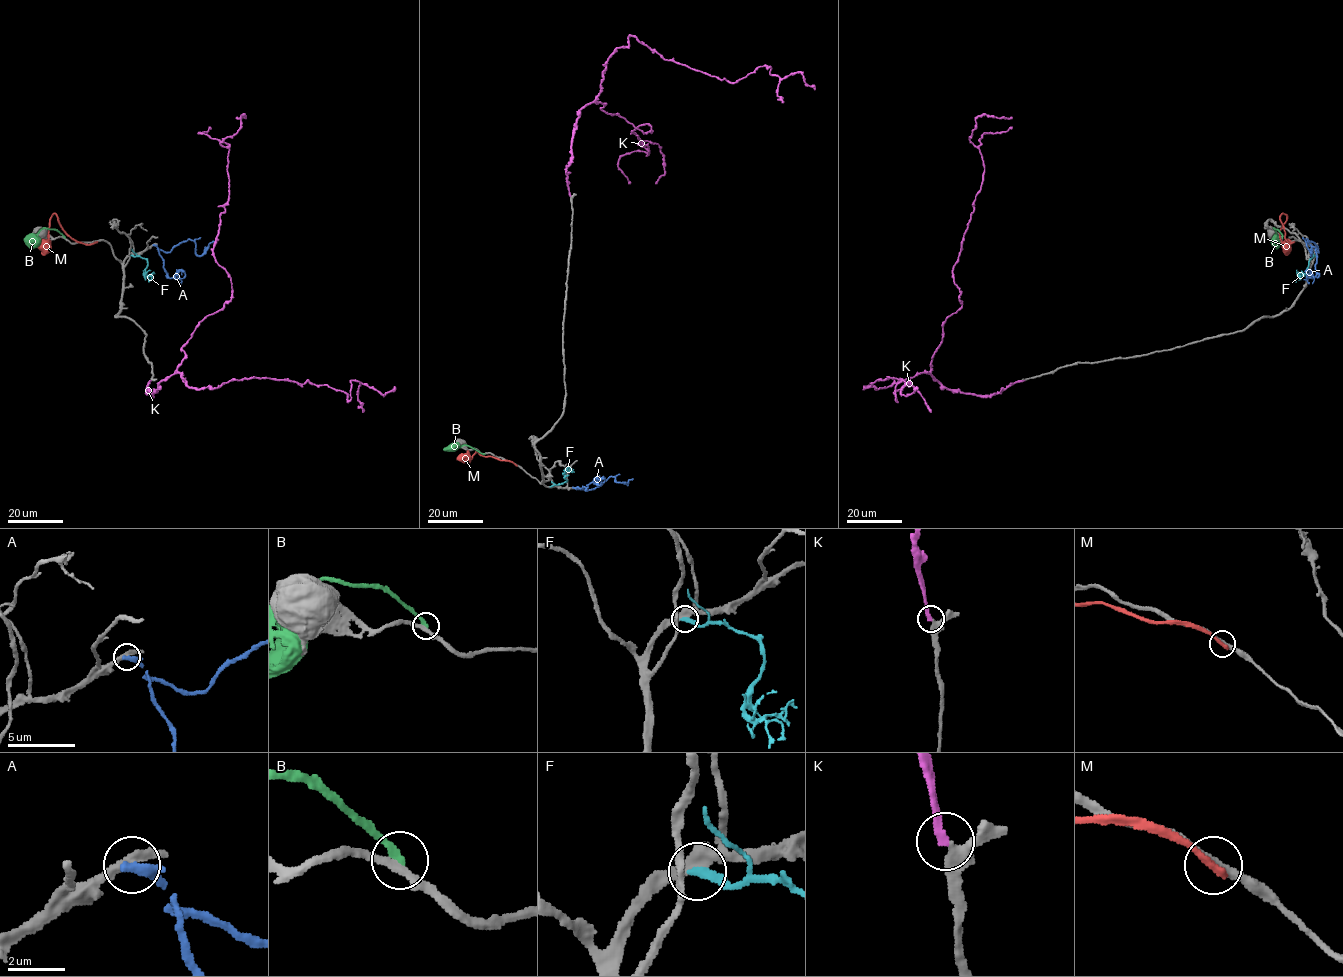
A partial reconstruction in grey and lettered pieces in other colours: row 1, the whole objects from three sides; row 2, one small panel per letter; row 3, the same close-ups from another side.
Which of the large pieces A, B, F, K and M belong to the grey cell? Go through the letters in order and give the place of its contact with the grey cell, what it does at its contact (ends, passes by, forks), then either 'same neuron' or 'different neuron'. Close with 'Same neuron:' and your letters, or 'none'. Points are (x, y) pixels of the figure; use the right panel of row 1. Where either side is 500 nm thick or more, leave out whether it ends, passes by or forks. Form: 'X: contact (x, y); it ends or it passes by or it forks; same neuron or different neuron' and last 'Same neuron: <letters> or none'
A: contact (1316, 245); it ends; different neuron
B: contact (1282, 237); it ends; different neuron
F: contact (1315, 255); it ends; different neuron
K: contact (1024, 380); it ends; different neuron
M: contact (1293, 242); it ends; different neuron
Same neuron: none

